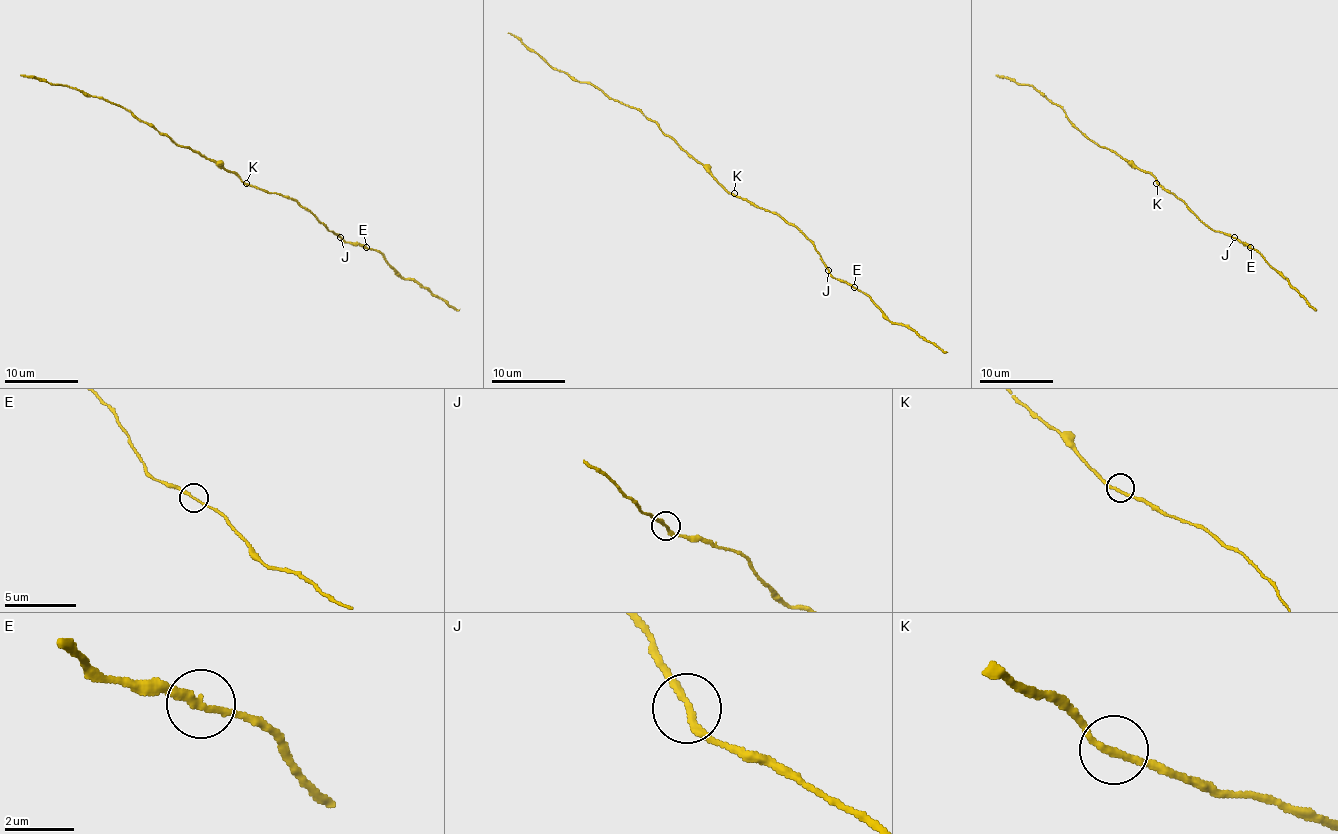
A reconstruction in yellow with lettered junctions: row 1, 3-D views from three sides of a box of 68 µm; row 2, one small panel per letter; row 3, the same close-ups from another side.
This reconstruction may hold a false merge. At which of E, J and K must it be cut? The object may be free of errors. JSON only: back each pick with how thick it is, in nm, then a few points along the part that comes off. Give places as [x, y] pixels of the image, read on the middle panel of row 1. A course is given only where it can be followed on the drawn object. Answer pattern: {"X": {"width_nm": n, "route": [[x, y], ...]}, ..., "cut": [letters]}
{"cut": []}

